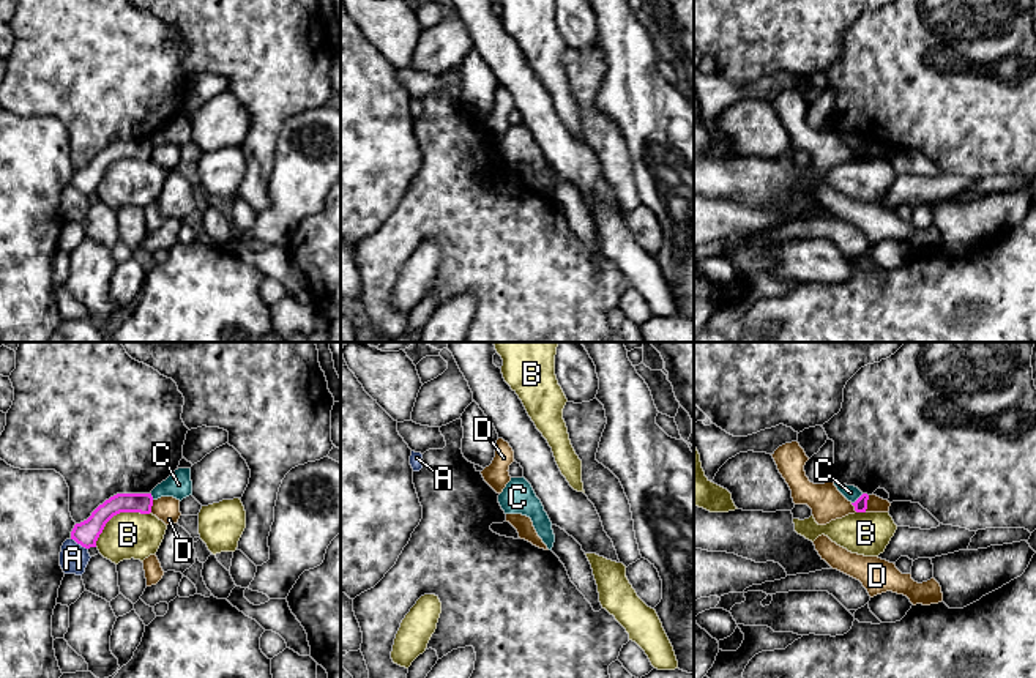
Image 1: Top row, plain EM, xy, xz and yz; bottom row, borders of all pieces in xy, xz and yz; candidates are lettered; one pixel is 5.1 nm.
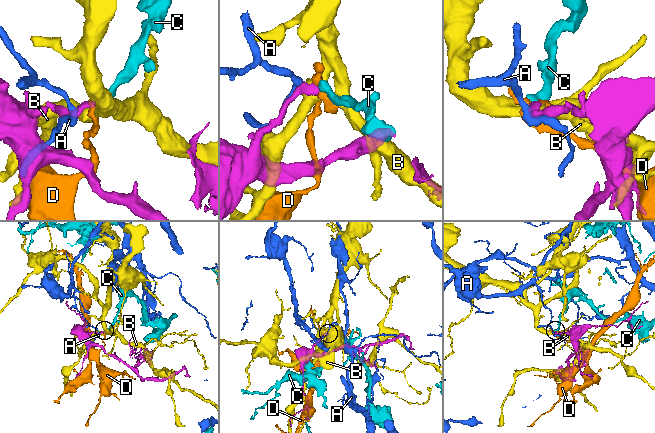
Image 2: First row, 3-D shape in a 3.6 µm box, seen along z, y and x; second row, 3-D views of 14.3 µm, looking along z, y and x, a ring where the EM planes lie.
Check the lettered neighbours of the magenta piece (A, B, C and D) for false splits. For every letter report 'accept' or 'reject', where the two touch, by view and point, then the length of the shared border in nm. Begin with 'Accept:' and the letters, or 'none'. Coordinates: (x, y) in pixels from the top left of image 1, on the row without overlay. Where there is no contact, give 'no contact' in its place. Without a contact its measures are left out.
Accept: none
A: reject | xy (79, 189) | 110 nm
B: reject | xy (117, 160) | 340 nm
C: reject | yz (858, 145) | 80 nm
D: reject | yz (866, 150) | 90 nm

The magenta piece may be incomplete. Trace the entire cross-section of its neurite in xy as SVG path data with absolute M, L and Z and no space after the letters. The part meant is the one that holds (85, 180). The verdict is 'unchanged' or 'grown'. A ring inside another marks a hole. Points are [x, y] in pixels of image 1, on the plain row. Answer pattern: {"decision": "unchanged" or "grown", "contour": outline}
{"decision": "unchanged", "contour": "M117 140L99 151L87 167L76 170L71 186L85 196L96 194L99 181L114 162L120 159L150 161L151 153L151 140Z"}

